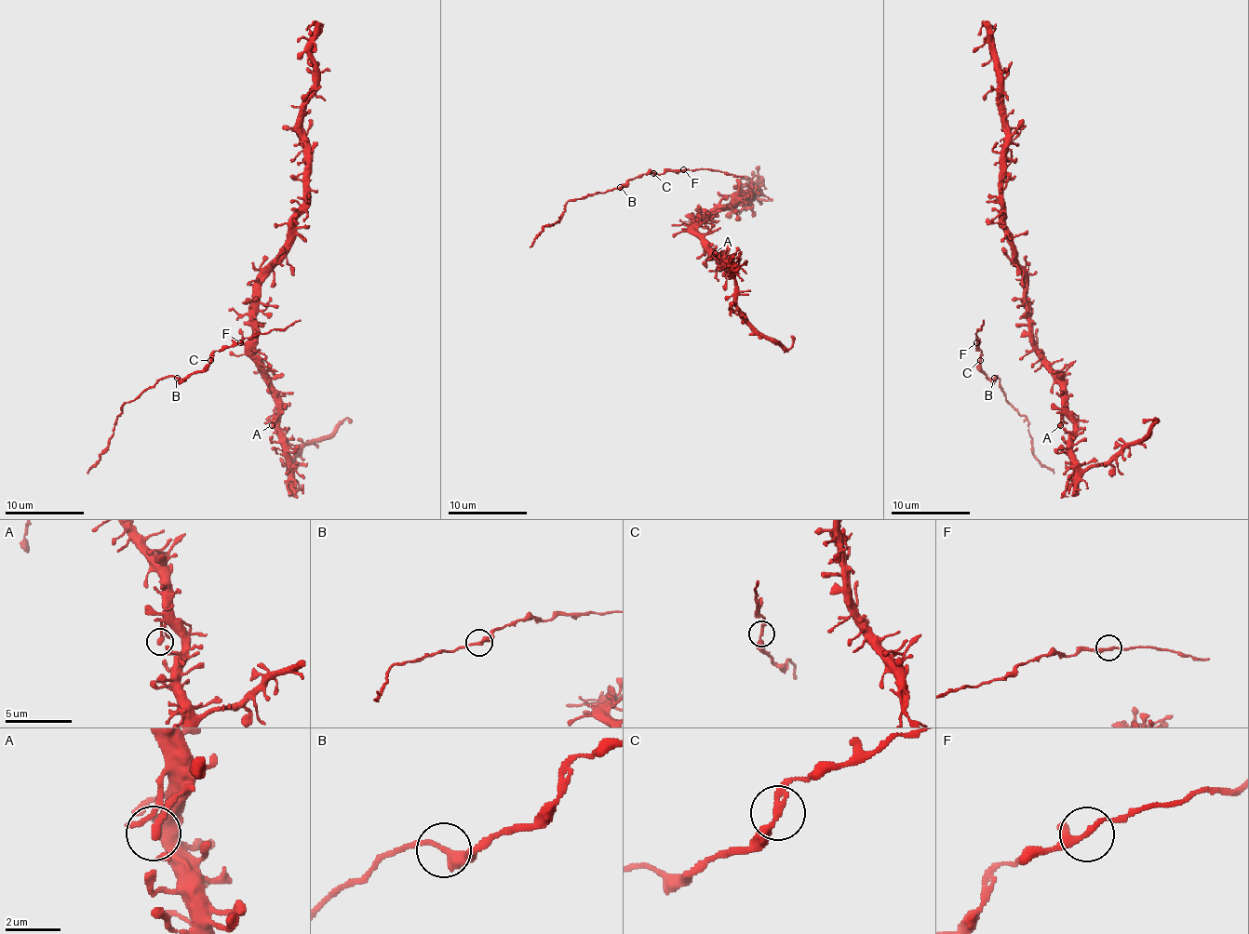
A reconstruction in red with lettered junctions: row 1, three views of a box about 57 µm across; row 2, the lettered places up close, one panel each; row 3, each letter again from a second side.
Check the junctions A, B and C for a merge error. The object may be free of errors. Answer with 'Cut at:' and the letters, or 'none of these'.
Cut at: none of these

